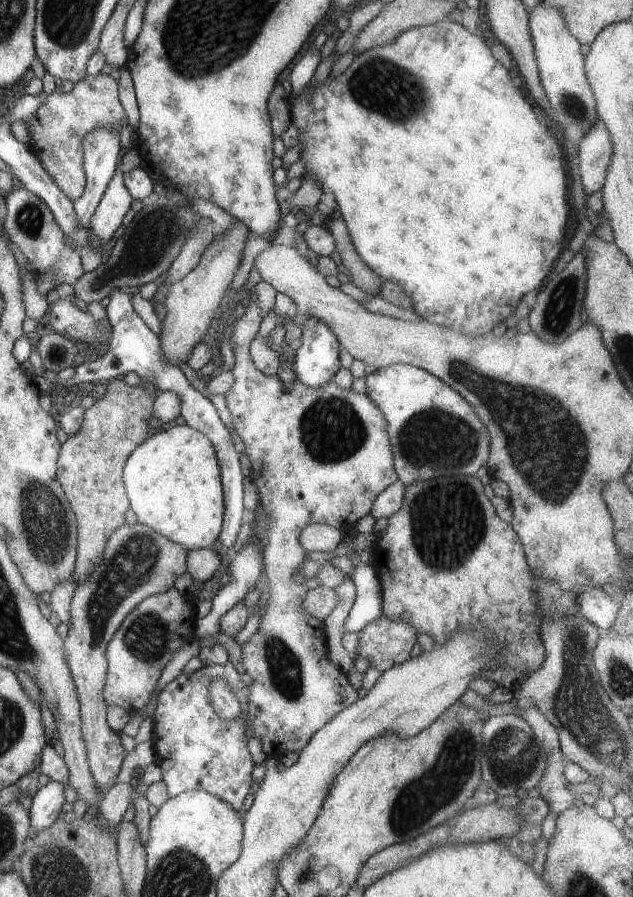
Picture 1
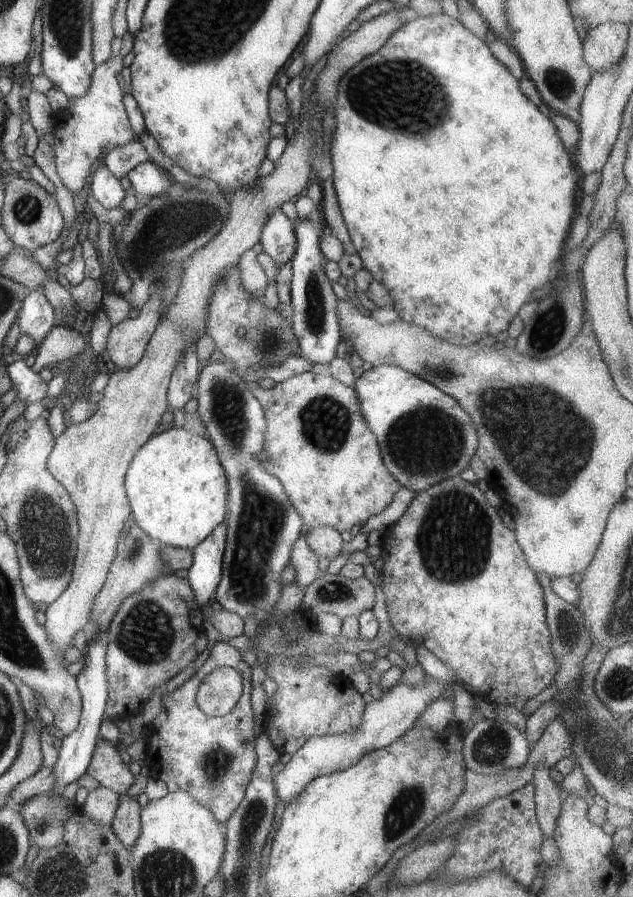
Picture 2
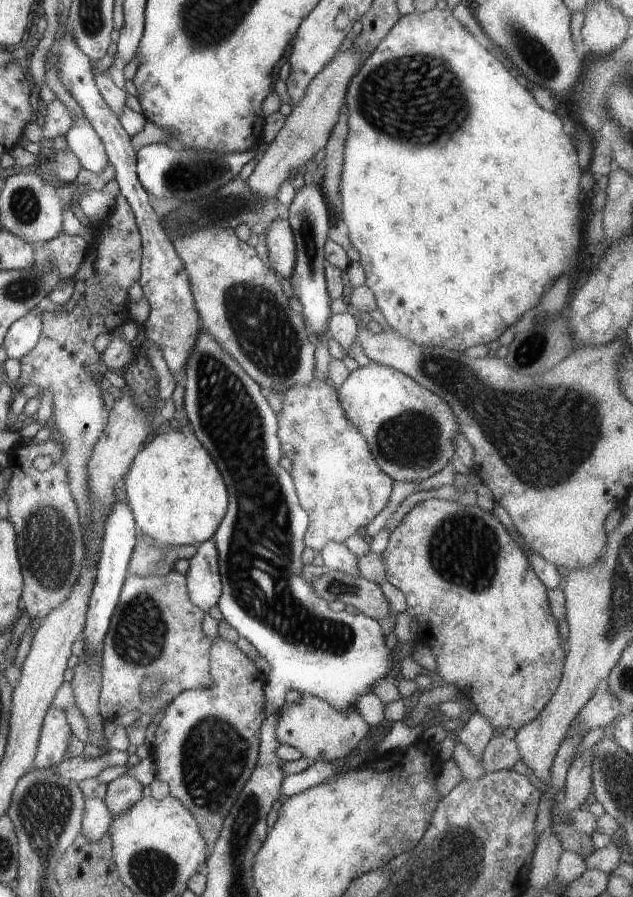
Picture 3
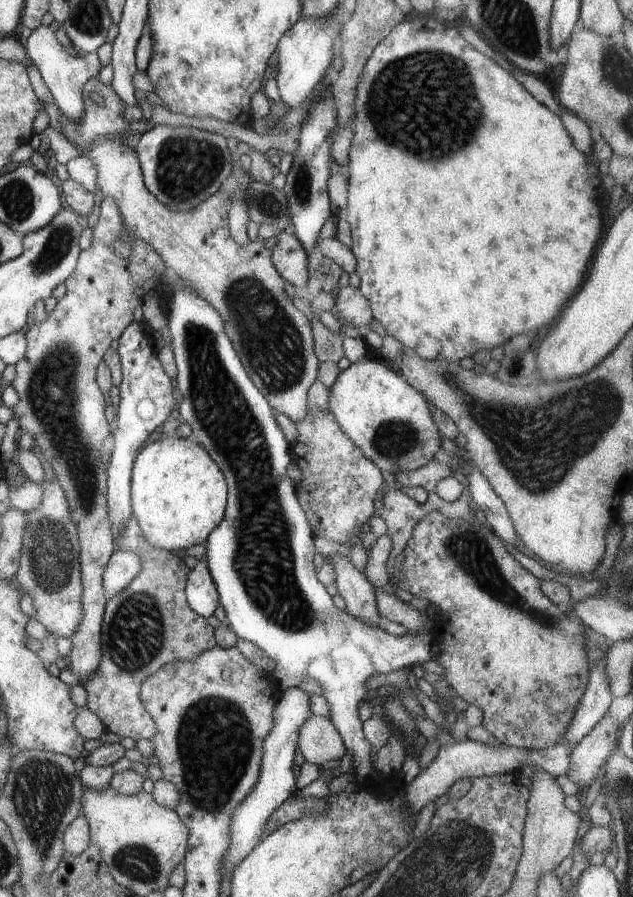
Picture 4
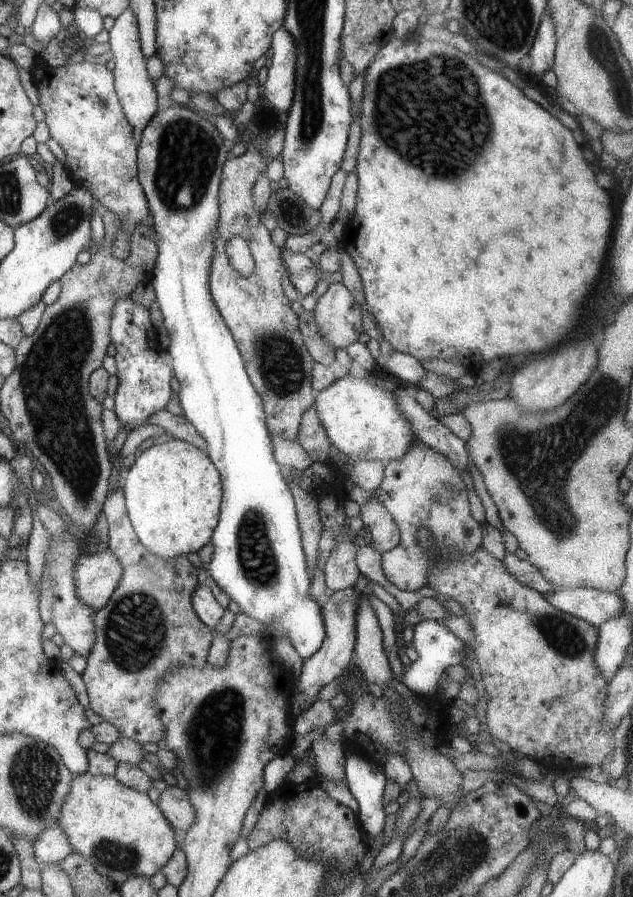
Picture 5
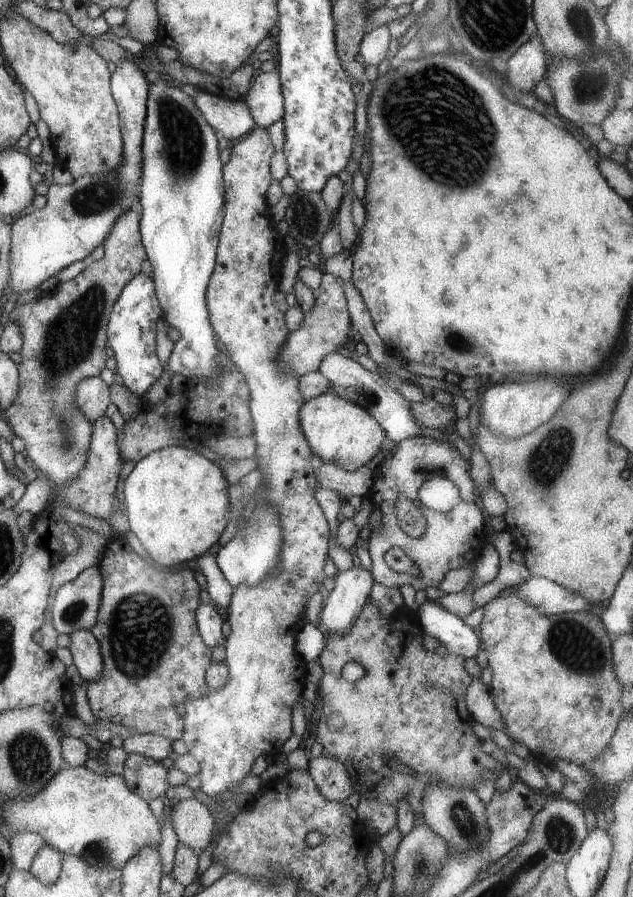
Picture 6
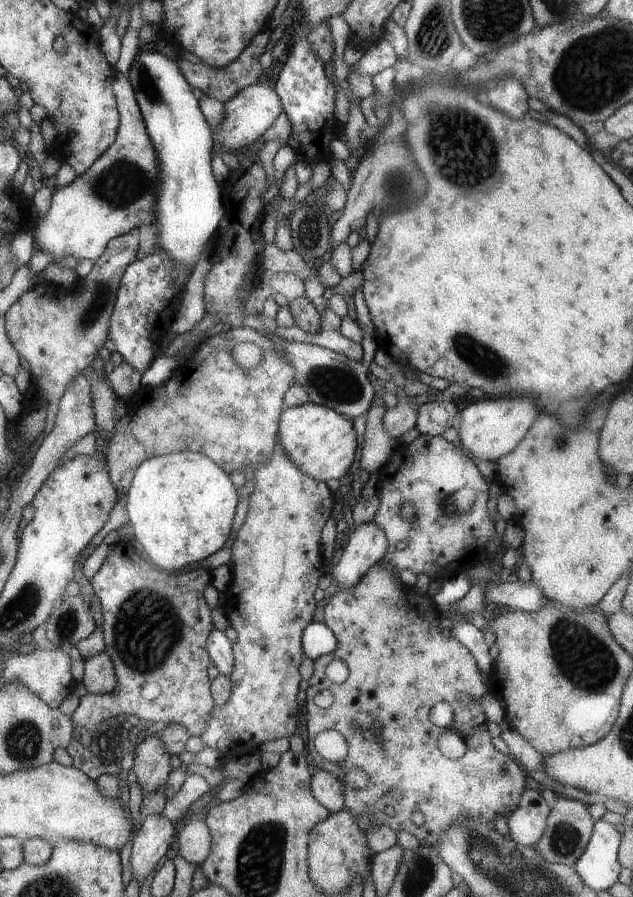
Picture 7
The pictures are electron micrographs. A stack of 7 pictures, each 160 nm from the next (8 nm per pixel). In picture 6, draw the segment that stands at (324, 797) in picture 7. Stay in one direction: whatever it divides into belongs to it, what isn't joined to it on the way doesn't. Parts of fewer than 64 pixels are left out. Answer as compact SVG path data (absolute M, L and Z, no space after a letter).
M321 754L311 757L306 768L318 791L328 801L342 802L352 793L348 771L339 761Z

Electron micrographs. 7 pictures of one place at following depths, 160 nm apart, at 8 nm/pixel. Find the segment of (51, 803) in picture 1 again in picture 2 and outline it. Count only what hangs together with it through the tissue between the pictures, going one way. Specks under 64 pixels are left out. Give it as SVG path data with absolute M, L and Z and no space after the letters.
M108 628L101 632L97 631L95 638L88 638L87 645L82 650L83 670L81 674L77 674L77 689L81 694L81 710L78 723L73 730L64 736L62 745L58 750L58 757L52 766L54 772L54 788L49 792L52 795L59 795L63 788L73 780L77 780L79 776L86 772L86 768L93 752L96 740L98 739L99 723L102 719L104 706L106 703L106 674L105 674L105 656L106 646L108 644Z

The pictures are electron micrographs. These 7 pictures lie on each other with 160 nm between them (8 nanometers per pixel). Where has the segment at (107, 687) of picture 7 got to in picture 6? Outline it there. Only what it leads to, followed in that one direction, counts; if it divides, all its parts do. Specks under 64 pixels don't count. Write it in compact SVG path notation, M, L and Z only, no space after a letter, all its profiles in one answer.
M77 629L69 635L68 649L72 654L72 664L80 677L87 682L96 681L102 673L102 656L99 643L89 630Z

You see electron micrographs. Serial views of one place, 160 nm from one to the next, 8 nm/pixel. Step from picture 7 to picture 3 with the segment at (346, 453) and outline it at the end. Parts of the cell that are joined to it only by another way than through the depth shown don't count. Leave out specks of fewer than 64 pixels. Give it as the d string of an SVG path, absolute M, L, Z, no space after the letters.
M369 361L368 364L349 371L348 377L336 387L341 408L347 420L365 439L375 464L388 477L401 482L414 482L417 486L425 486L425 480L439 472L454 453L451 443L458 431L457 419L444 400L429 389L418 385L412 378L375 361Z

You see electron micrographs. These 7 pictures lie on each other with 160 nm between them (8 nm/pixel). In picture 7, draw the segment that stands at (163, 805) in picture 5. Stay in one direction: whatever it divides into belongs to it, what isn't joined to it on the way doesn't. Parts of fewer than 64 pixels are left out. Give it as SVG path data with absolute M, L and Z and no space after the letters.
M201 803L193 807L190 812L192 815L186 816L186 822L176 837L178 855L183 857L189 864L193 863L200 866L209 854L211 837L209 829L201 817Z

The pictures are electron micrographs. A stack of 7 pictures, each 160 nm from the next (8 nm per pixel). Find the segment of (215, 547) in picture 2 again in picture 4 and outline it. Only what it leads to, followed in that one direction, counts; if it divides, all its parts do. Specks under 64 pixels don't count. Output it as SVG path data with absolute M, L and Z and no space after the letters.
M205 559L190 569L184 588L189 608L204 619L211 616L218 605L218 594L209 574Z

